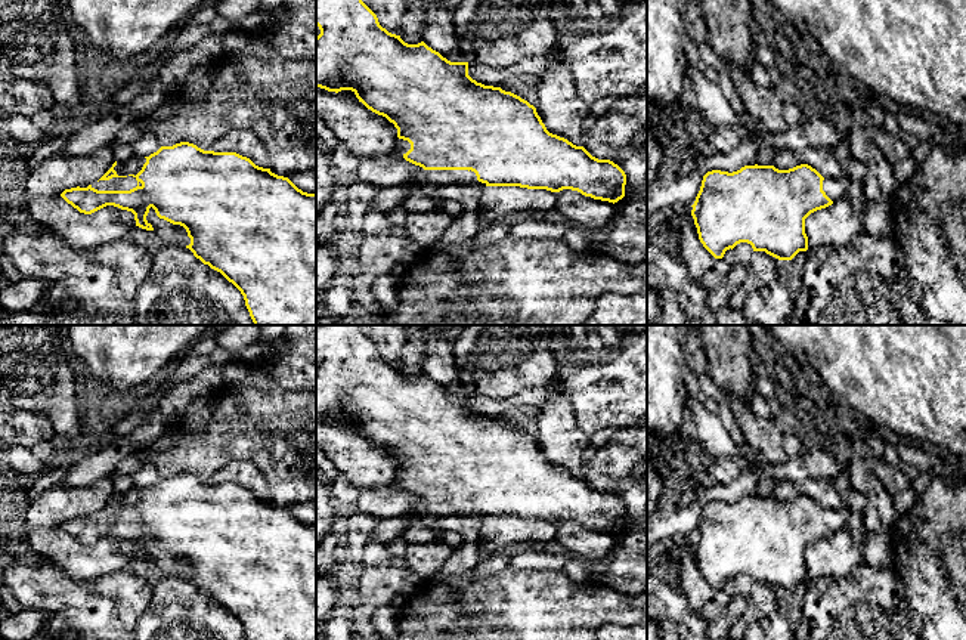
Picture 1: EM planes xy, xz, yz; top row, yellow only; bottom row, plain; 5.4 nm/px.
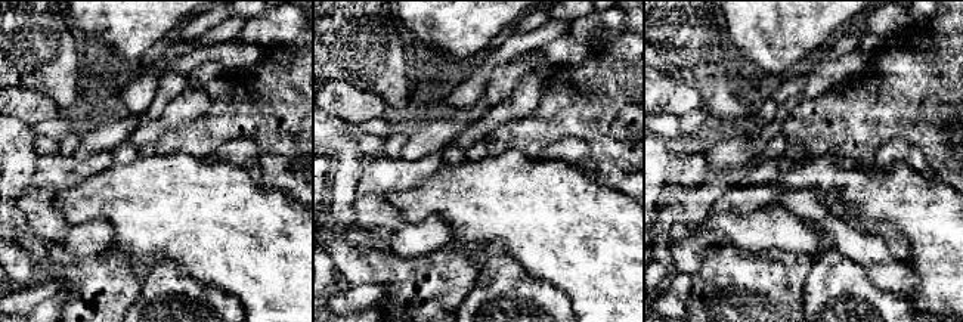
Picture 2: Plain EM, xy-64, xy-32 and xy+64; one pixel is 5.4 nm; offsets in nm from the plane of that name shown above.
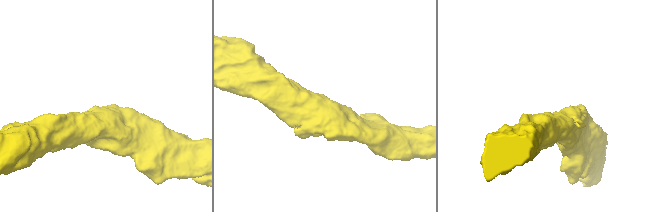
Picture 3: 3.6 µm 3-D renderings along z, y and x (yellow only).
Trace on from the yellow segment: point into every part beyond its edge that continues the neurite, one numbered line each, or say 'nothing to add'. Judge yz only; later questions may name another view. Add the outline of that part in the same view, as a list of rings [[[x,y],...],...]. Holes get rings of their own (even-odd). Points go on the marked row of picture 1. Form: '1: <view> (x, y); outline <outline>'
1: yz (835, 189); outline [[[827,177],[823,180],[823,191],[835,202],[848,195],[848,180]]]

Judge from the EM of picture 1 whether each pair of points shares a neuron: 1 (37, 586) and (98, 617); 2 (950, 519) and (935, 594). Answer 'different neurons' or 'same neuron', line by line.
1: same neuron
2: same neuron

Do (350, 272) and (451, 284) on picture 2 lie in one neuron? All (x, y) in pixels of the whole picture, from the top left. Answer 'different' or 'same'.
same

